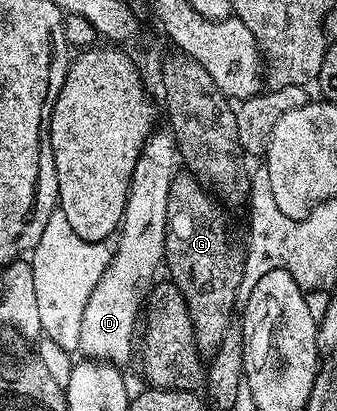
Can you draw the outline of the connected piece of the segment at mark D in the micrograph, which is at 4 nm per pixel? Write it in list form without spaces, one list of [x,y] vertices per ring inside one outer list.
[[[158,129],[155,130],[154,134],[148,137],[148,141],[142,147],[142,152],[140,157],[136,161],[136,169],[132,173],[132,181],[130,182],[130,196],[126,202],[126,208],[124,209],[124,217],[122,218],[122,226],[120,228],[120,234],[117,236],[118,248],[115,246],[113,248],[110,264],[108,269],[104,269],[104,277],[100,277],[100,281],[96,281],[96,289],[92,289],[92,297],[88,297],[88,306],[84,309],[84,317],[80,321],[80,335],[78,337],[77,350],[79,352],[83,351],[81,354],[87,359],[93,359],[95,361],[101,361],[103,363],[108,363],[111,365],[123,365],[130,359],[130,354],[135,354],[136,351],[136,335],[134,339],[134,318],[139,318],[140,315],[140,305],[138,309],[138,290],[142,287],[142,282],[153,273],[157,267],[161,268],[164,263],[164,256],[166,253],[166,218],[168,217],[168,189],[172,189],[172,181],[175,175],[179,174],[180,171],[180,156],[178,153],[178,142],[174,139],[173,131],[169,129]]]

